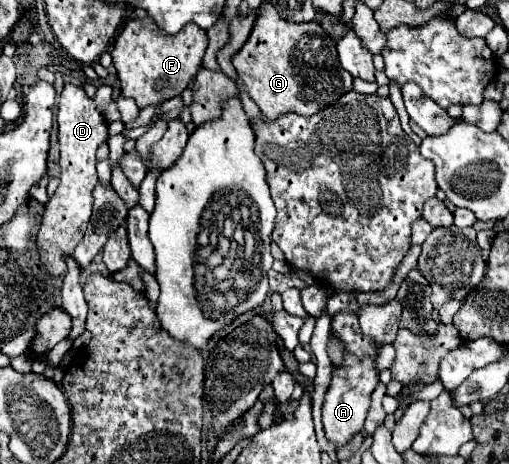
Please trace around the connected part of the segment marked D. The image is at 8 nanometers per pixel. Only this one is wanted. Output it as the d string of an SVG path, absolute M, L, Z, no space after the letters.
M65 85L59 97L59 113L57 113L57 123L59 123L59 147L61 147L61 175L59 175L59 187L51 195L49 203L45 205L41 229L37 235L37 249L41 263L45 265L47 273L53 277L65 275L67 265L65 257L73 253L77 243L83 239L85 229L89 225L91 217L91 207L93 207L93 187L97 185L97 161L95 153L101 143L107 141L107 123L103 115L95 109L93 99L85 95L81 87L75 85Z

